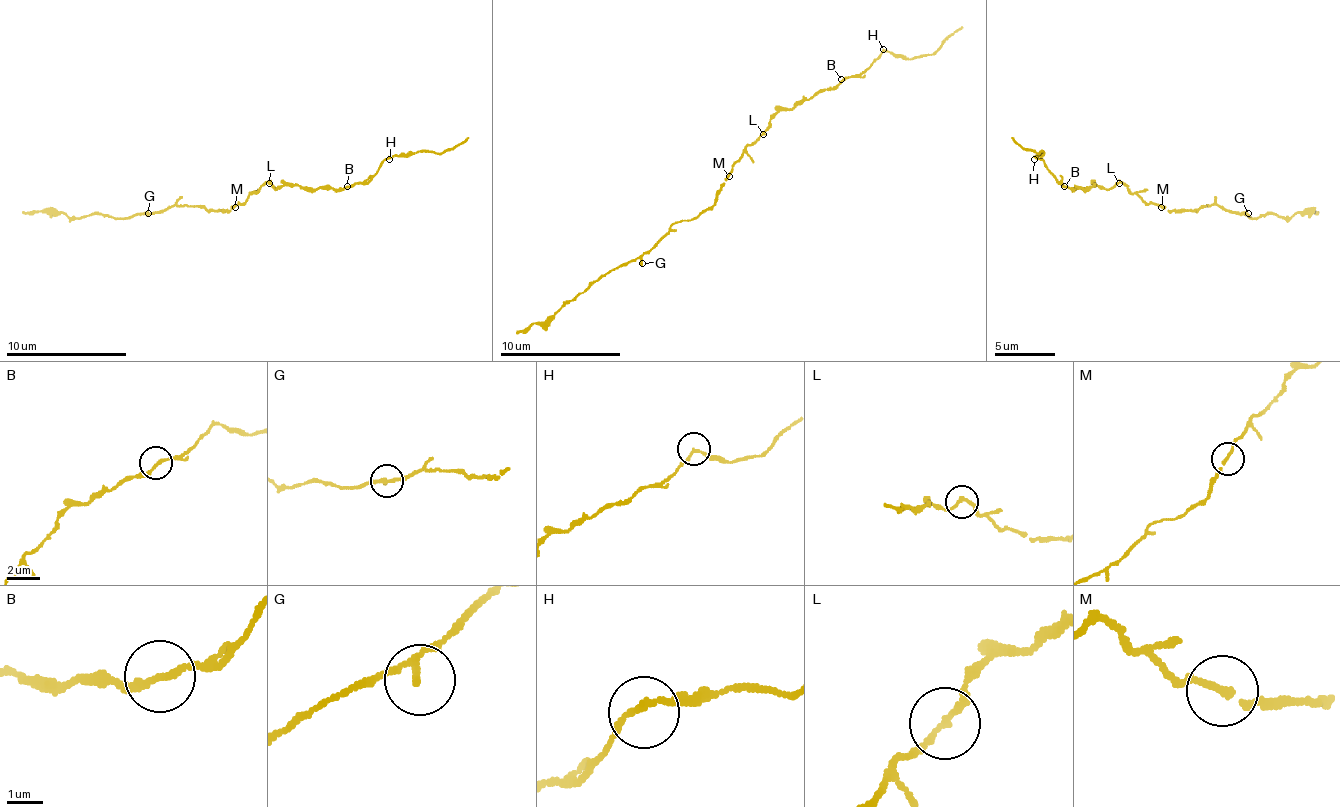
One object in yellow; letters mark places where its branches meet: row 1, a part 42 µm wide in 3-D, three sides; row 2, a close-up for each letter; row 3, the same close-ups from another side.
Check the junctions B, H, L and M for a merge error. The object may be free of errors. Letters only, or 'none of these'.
none of these

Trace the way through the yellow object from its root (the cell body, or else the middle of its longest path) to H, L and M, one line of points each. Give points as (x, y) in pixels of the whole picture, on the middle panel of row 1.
H: (739, 161), (745, 149), (781, 109), (793, 109), (820, 91), (835, 88), (850, 76), (859, 76), (883, 49)
L: (739, 161), (745, 149), (763, 134)
M: (739, 161), (730, 176)

